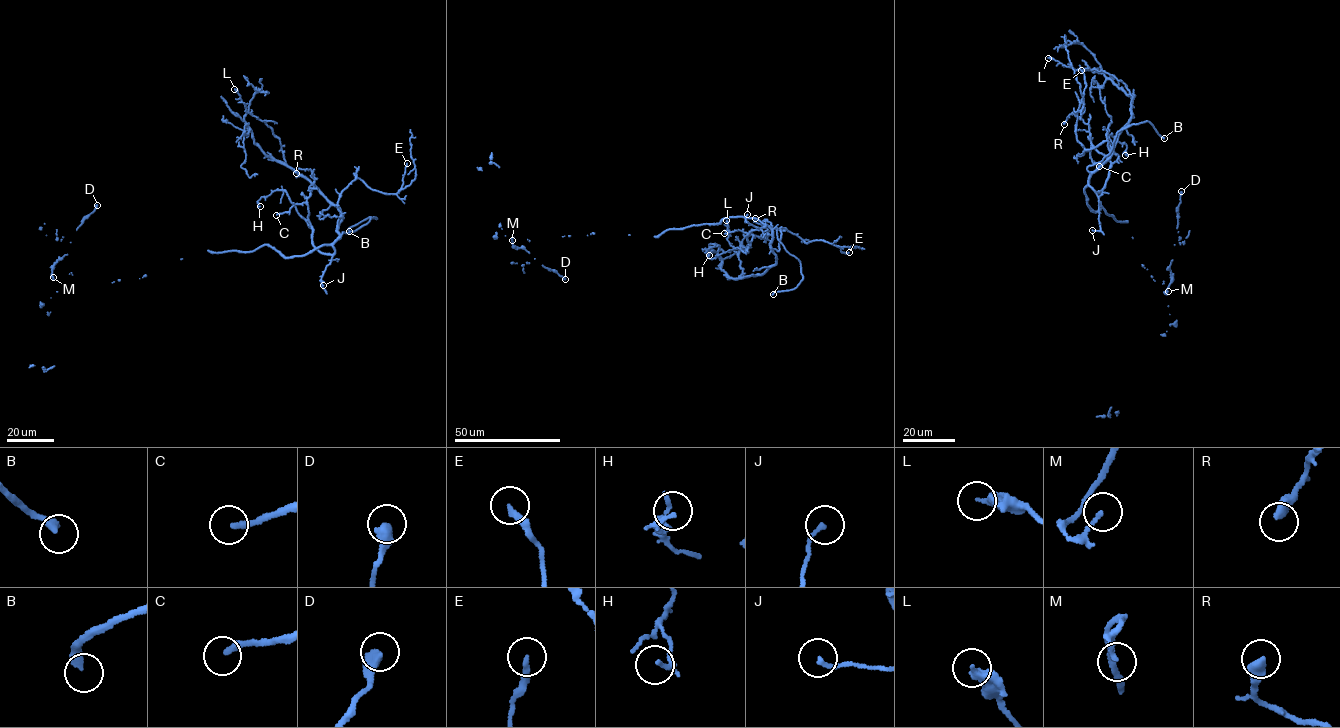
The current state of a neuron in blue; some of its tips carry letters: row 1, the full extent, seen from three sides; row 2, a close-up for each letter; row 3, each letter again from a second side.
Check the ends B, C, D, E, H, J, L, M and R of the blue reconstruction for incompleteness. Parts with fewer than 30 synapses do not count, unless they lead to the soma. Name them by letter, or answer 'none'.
B

